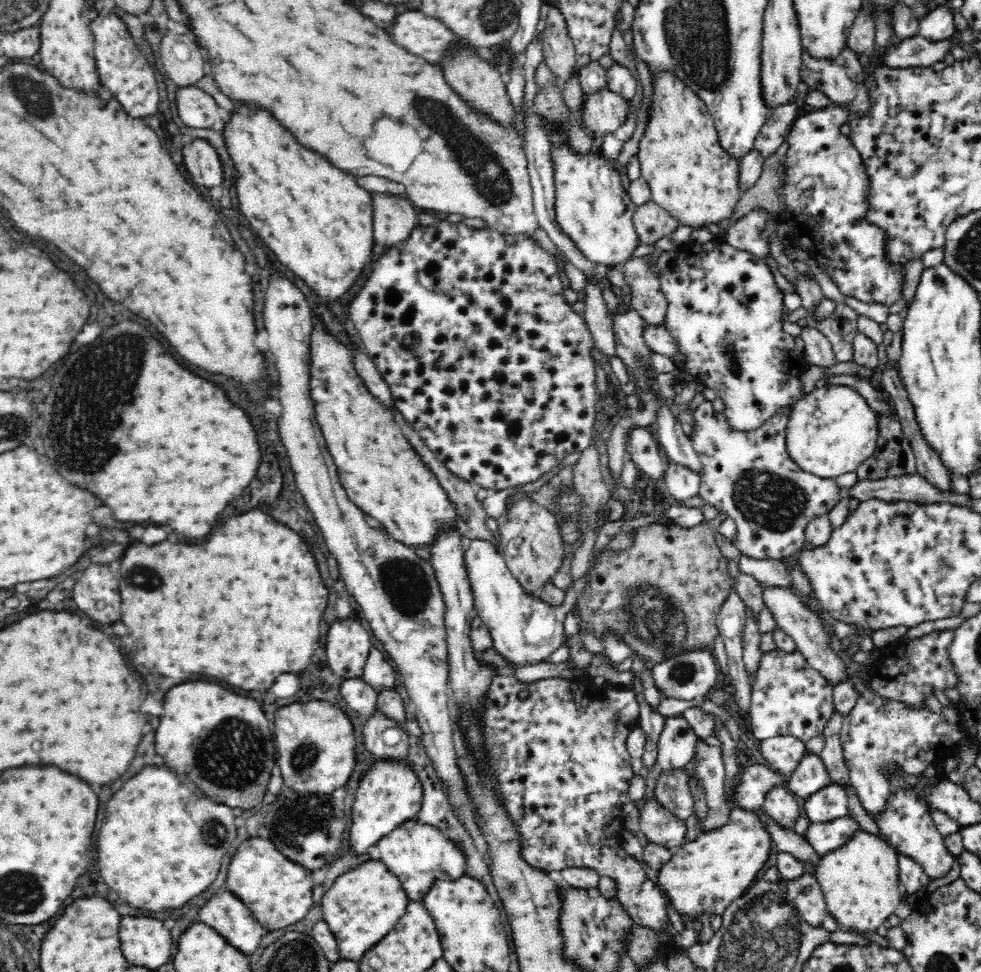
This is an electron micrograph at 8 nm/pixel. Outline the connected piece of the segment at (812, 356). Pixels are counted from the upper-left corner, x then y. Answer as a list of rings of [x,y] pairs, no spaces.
[[[806,324],[801,330],[800,345],[805,347],[804,359],[810,365],[830,368],[838,363],[832,343],[826,335]]]

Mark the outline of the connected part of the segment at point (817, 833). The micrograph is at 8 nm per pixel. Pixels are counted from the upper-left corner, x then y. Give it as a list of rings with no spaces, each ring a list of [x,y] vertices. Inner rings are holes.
[[[846,815],[828,822],[810,823],[804,838],[819,855],[825,855],[840,848],[858,828],[860,826]]]

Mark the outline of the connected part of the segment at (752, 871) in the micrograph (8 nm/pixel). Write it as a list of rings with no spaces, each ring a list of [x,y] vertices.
[[[734,807],[724,826],[707,830],[692,842],[682,845],[659,870],[658,882],[679,914],[698,920],[704,914],[722,914],[756,880],[772,850],[772,840],[758,812]]]

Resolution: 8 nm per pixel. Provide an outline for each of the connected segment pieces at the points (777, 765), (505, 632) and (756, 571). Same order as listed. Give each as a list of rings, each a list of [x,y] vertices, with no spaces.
[[[775,736],[760,740],[760,751],[766,762],[778,773],[789,774],[808,751],[806,745],[795,736]]]
[[[482,540],[466,541],[464,562],[476,615],[490,630],[493,649],[499,656],[511,664],[511,668],[550,661],[550,656],[563,644],[564,620],[580,597],[586,577],[583,576],[578,584],[565,594],[562,605],[552,606],[526,593],[518,579],[510,572],[498,548],[492,543]]]
[[[740,554],[738,558],[739,573],[753,576],[763,587],[792,587],[792,579],[788,569],[776,559],[758,560]]]

